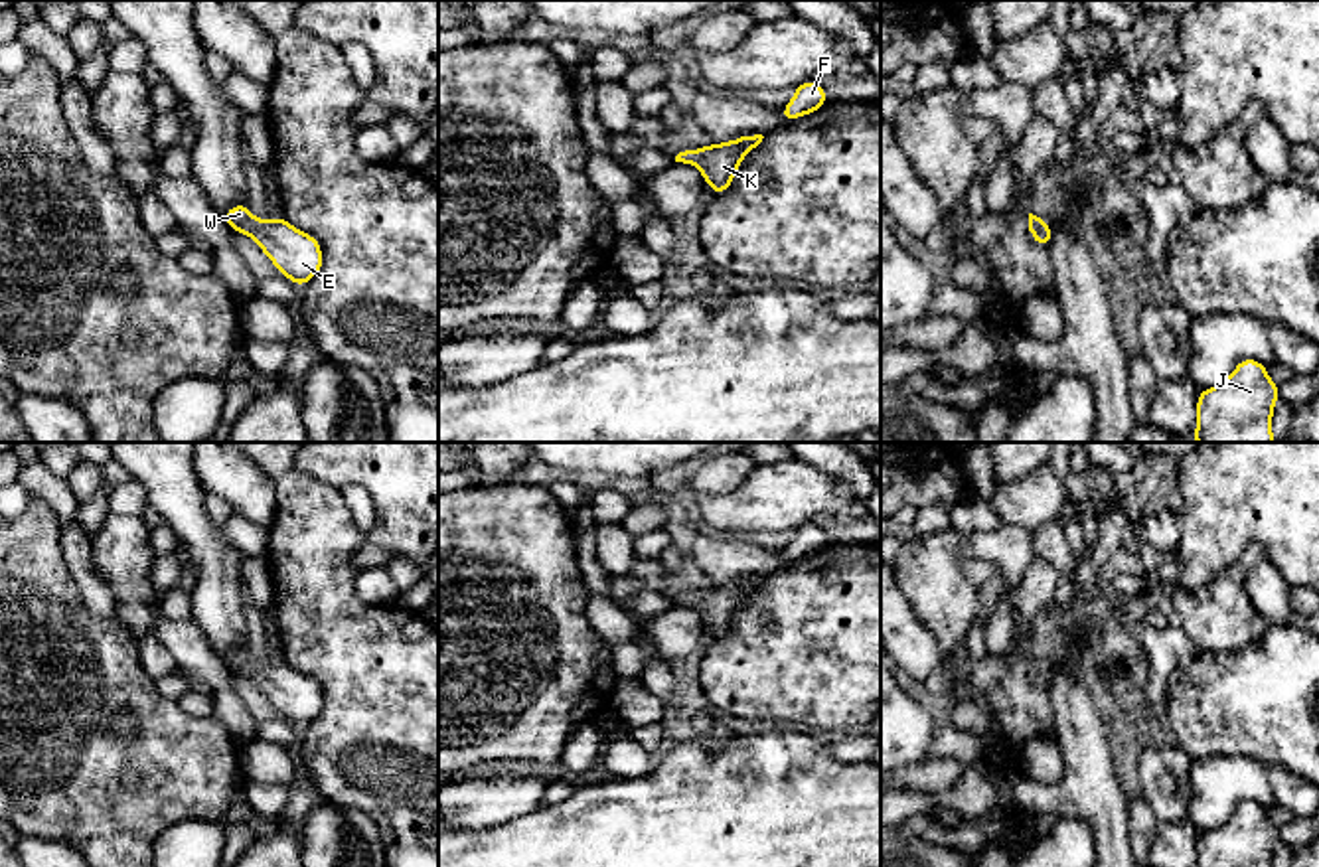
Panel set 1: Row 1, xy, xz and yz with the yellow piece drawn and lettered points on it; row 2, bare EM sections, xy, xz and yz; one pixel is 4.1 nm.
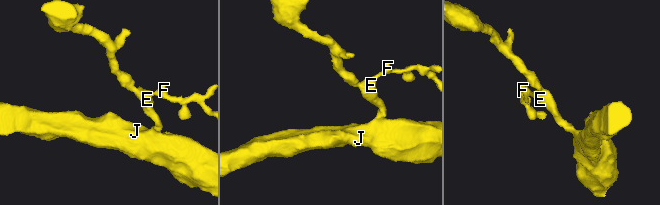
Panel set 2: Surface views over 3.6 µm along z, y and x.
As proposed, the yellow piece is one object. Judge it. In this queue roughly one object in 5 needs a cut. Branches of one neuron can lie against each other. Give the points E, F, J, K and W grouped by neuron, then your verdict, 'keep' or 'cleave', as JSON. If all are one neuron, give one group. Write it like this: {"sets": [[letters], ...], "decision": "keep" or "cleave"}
{"sets": [["E", "F", "J", "K", "W"]], "decision": "keep"}

